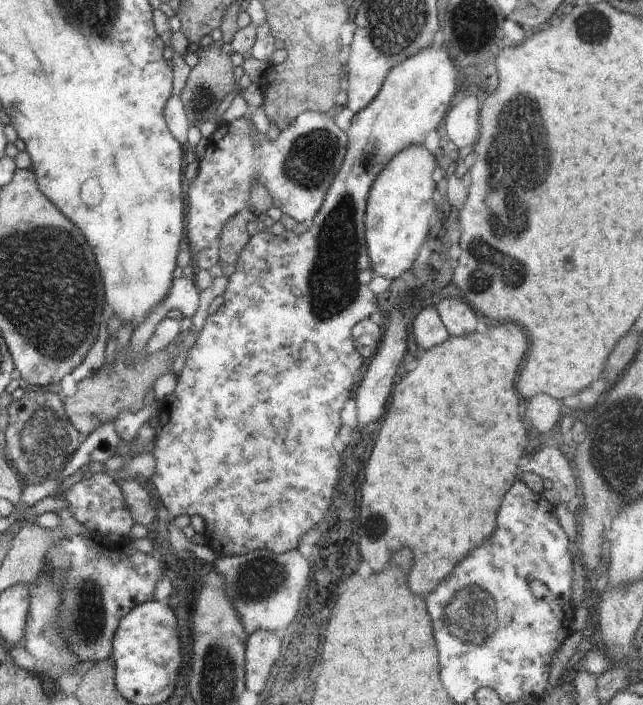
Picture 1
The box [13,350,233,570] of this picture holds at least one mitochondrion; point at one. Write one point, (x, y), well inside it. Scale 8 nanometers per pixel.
(76, 419)

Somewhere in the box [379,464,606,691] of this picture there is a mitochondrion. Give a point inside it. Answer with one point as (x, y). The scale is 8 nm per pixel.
(474, 625)

